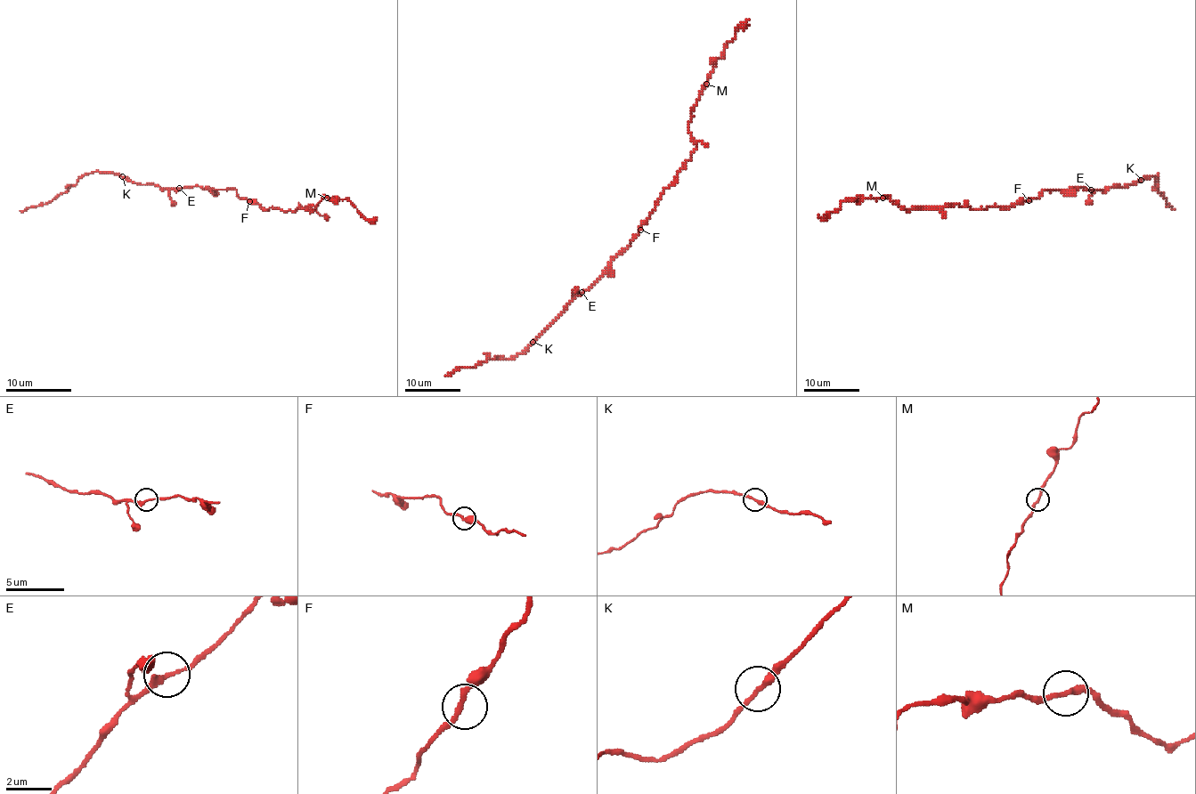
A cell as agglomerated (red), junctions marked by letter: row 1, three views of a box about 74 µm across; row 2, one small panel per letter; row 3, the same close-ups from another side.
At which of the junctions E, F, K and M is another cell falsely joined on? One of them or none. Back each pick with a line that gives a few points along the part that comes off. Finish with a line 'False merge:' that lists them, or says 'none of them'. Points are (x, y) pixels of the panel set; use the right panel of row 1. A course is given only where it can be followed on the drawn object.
False merge: none of them

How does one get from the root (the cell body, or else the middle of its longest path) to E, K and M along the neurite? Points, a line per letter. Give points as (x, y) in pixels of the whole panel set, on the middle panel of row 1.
E: (639, 229), (628, 247), (610, 260), (605, 272), (581, 292)
K: (639, 229), (628, 247), (610, 260), (605, 272), (575, 296), (532, 342)
M: (639, 229), (655, 206), (660, 194), (675, 181), (677, 174), (695, 149), (689, 122), (693, 106), (705, 84)

